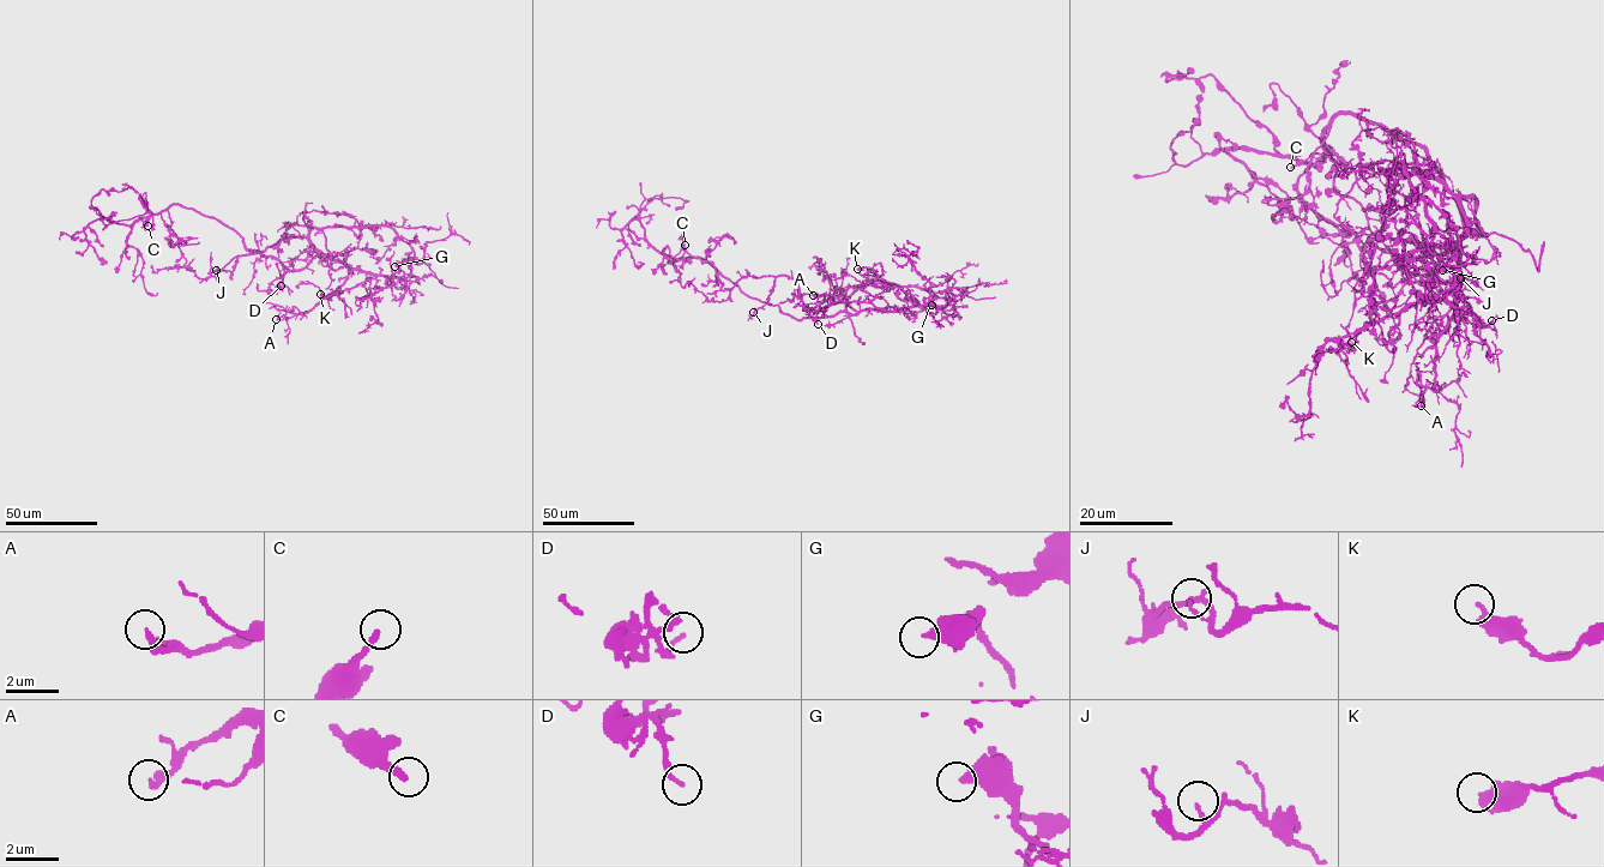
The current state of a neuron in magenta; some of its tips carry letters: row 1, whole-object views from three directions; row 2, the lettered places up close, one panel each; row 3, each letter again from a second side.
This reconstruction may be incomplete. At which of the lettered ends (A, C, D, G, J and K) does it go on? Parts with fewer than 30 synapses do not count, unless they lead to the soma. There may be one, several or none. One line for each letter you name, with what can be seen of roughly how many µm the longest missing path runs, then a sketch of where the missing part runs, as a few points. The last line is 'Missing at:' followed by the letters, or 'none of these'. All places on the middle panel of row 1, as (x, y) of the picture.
C: missing 20 µm
Missing at: C

